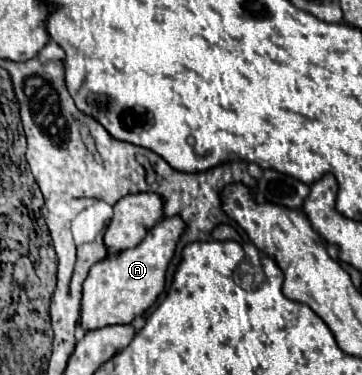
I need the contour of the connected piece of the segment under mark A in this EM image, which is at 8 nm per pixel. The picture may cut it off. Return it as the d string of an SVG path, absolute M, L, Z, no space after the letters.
M163 218L147 232L141 244L97 262L83 282L79 326L89 332L115 324L131 324L135 316L145 314L165 288L165 272L183 228L185 224L181 218Z

